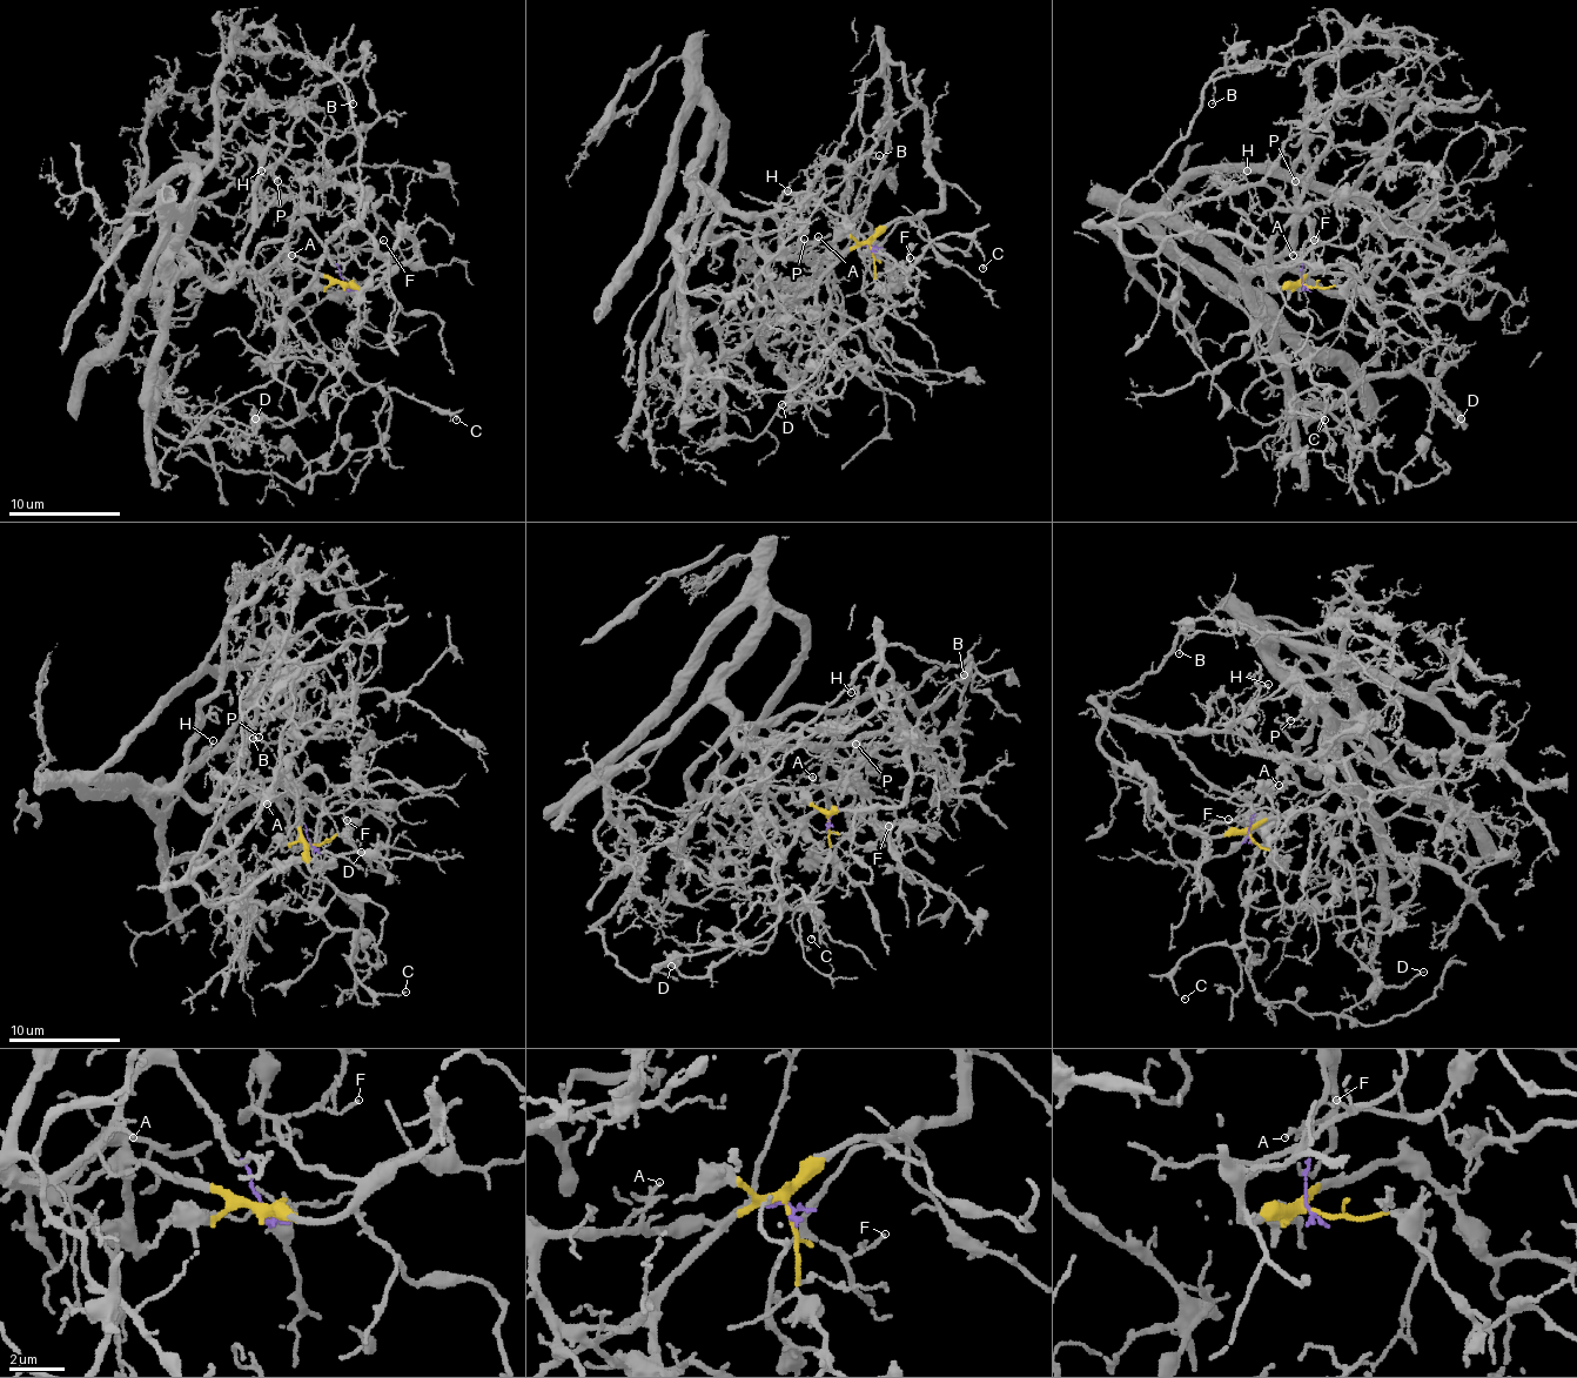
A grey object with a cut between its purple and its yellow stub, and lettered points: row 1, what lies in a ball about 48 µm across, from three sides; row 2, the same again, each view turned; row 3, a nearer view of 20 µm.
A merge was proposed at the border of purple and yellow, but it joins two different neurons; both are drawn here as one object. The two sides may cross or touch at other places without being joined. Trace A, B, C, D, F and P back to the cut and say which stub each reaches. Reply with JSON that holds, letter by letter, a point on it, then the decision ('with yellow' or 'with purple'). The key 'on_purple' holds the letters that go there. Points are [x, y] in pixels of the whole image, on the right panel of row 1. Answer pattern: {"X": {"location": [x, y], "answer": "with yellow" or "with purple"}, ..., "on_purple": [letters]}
{"A": {"location": [1293, 255], "answer": "with purple"}, "B": {"location": [1212, 103], "answer": "with yellow"}, "C": {"location": [1324, 419], "answer": "with yellow"}, "D": {"location": [1461, 418], "answer": "with yellow"}, "F": {"location": [1314, 240], "answer": "with yellow"}, "P": {"location": [1295, 181], "answer": "with purple"}, "on_purple": ["A", "P"]}

